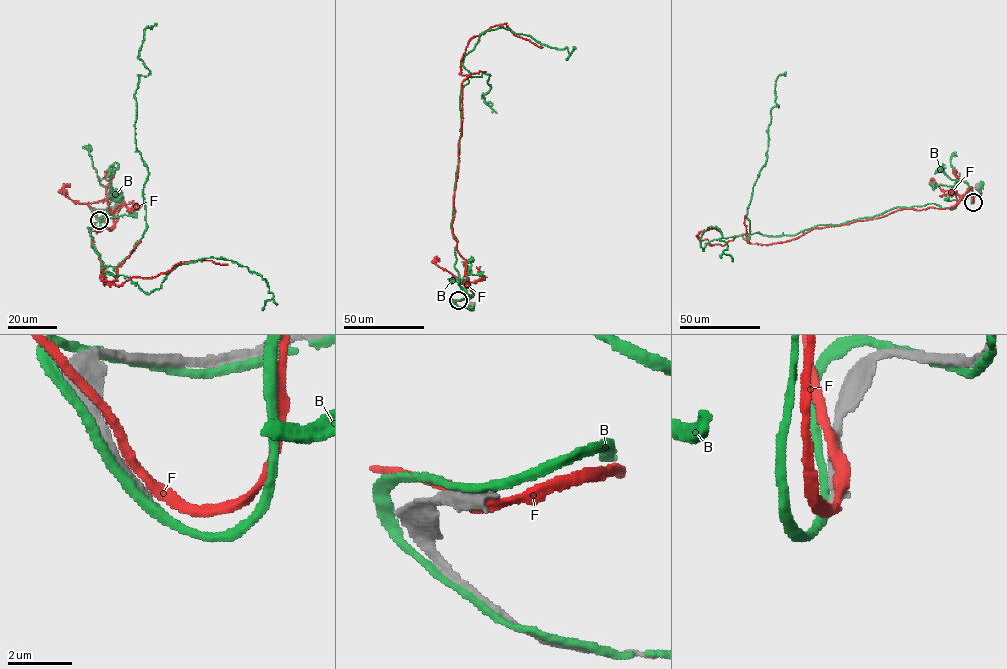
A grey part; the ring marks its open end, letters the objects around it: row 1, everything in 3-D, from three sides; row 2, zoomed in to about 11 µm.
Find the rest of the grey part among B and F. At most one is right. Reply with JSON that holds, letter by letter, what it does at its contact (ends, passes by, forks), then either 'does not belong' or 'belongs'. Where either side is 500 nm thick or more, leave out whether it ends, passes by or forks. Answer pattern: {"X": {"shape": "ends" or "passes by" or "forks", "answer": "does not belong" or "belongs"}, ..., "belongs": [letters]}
{"B": {"shape": "passes by", "answer": "does not belong"}, "F": {"shape": "passes by", "answer": "does not belong"}, "belongs": []}

